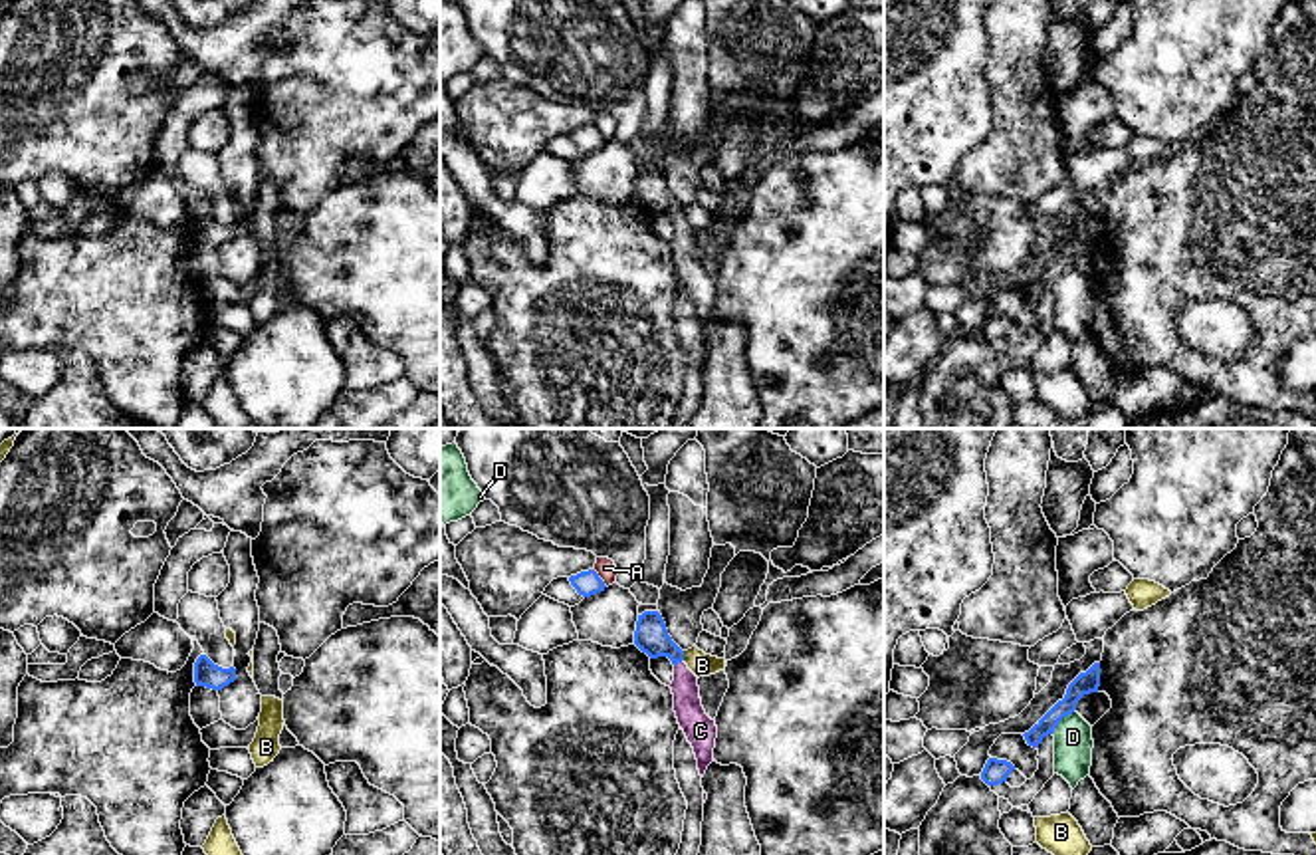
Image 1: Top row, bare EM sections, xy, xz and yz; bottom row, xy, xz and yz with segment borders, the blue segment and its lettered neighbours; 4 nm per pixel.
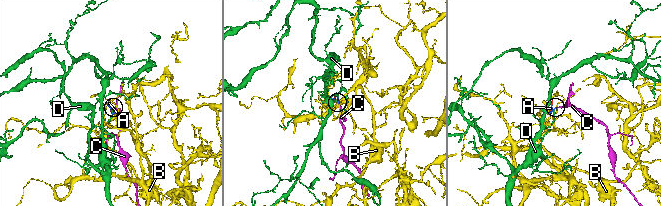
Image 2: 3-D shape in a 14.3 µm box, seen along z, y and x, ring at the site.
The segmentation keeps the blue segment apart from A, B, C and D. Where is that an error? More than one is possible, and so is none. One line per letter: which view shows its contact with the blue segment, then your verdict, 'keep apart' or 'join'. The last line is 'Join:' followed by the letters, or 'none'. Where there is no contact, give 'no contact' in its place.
A: contact in xz; keep apart
B: contact in xz; keep apart
C: contact in xz; join
D: contact in yz; keep apart
Join: C

